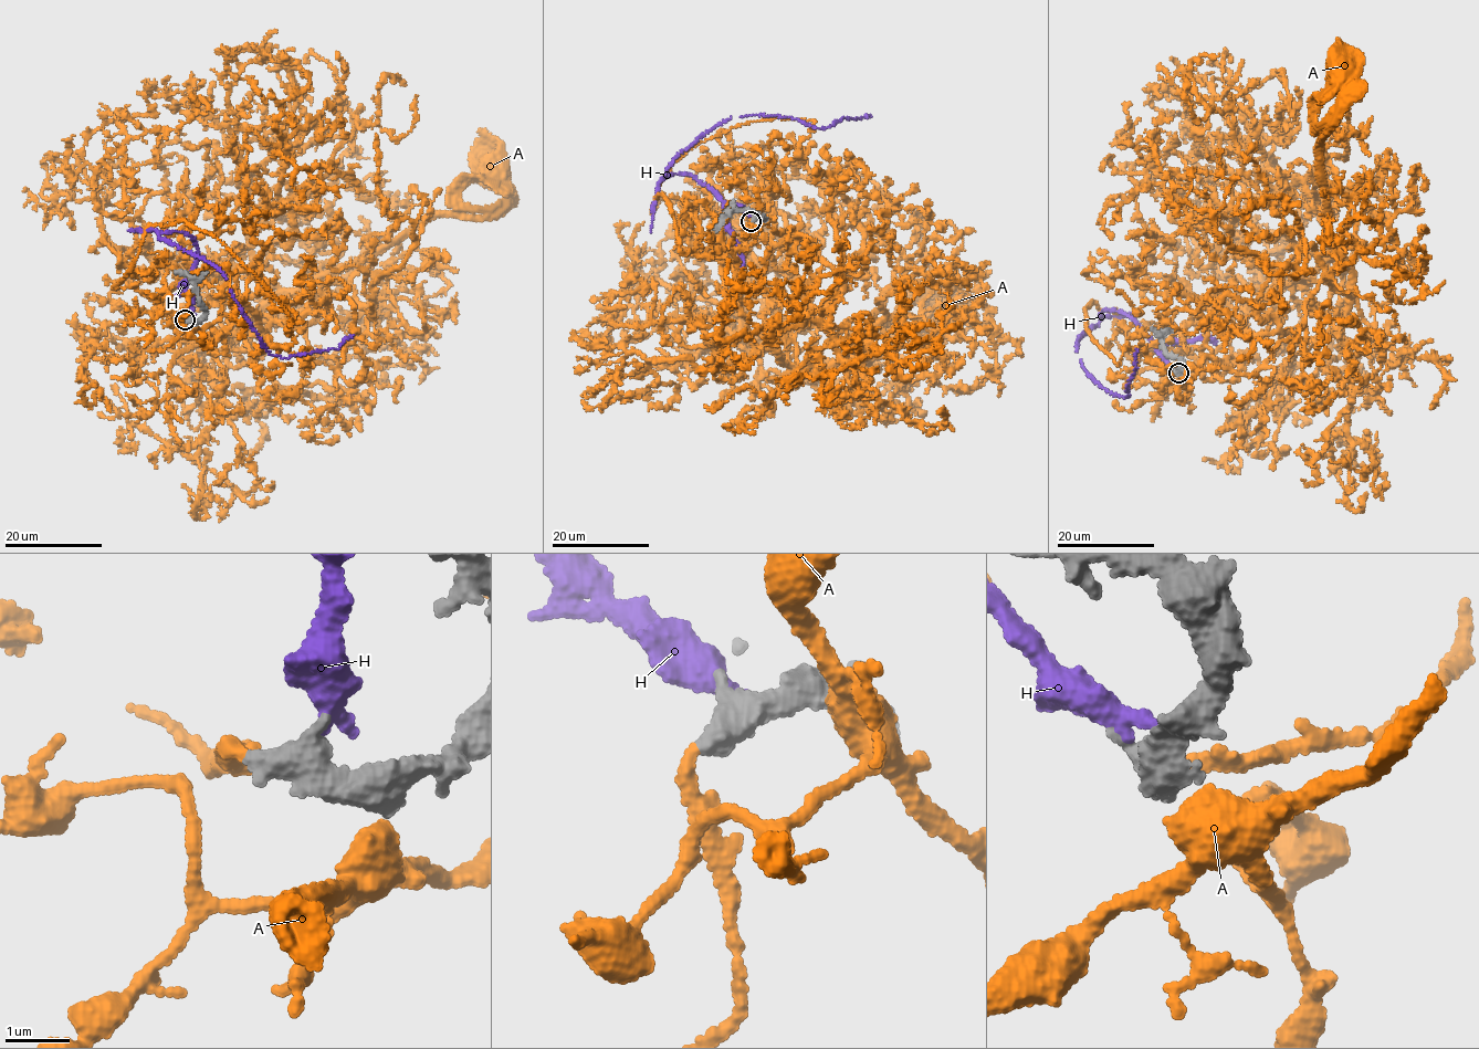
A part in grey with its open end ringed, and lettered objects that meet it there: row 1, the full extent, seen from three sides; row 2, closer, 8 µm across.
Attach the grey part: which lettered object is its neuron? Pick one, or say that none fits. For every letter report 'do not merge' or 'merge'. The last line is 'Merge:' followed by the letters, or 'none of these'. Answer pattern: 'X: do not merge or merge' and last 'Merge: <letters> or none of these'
A: merge
H: do not merge
Merge: A

